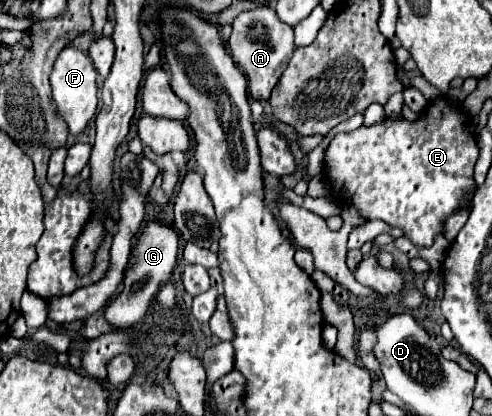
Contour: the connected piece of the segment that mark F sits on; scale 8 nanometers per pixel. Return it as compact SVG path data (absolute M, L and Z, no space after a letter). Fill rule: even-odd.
M64 48L54 62L54 70L50 74L50 84L52 84L52 98L56 104L58 116L68 124L68 130L72 136L82 134L98 110L96 68L94 68L92 60L78 48Z

